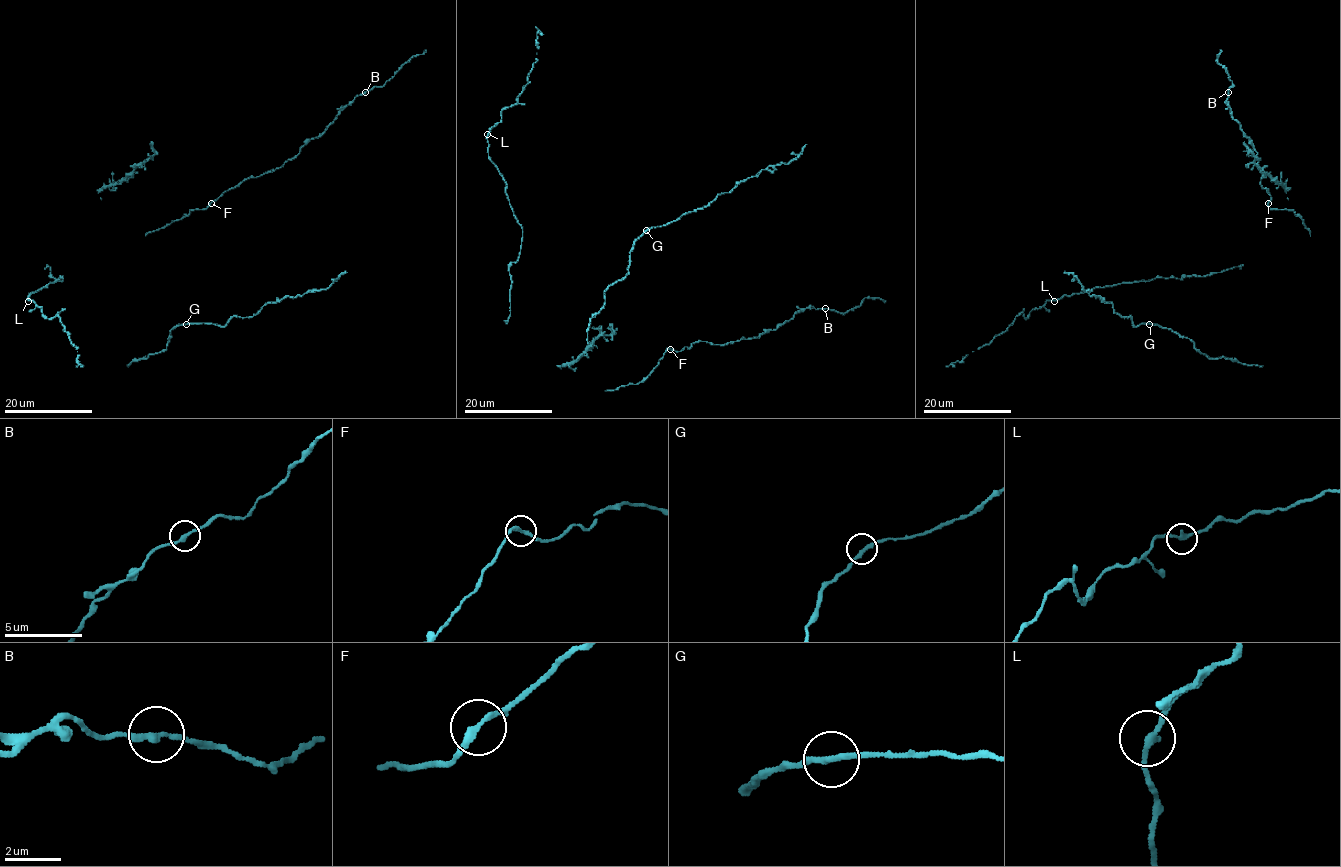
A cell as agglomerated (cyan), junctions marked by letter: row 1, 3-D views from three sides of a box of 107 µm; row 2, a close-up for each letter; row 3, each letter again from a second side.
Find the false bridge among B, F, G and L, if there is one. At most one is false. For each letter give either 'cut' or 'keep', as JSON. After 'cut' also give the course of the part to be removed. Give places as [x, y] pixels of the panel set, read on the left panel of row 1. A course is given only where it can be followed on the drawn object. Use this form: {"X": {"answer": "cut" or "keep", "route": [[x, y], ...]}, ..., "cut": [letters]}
{"B": {"answer": "keep"}, "F": {"answer": "keep"}, "G": {"answer": "keep"}, "L": {"answer": "keep"}, "cut": []}

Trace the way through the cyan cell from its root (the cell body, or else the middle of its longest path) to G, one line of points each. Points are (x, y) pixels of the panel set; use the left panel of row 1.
G: (129, 366), (132, 361), (163, 351), (171, 330), (186, 324)

